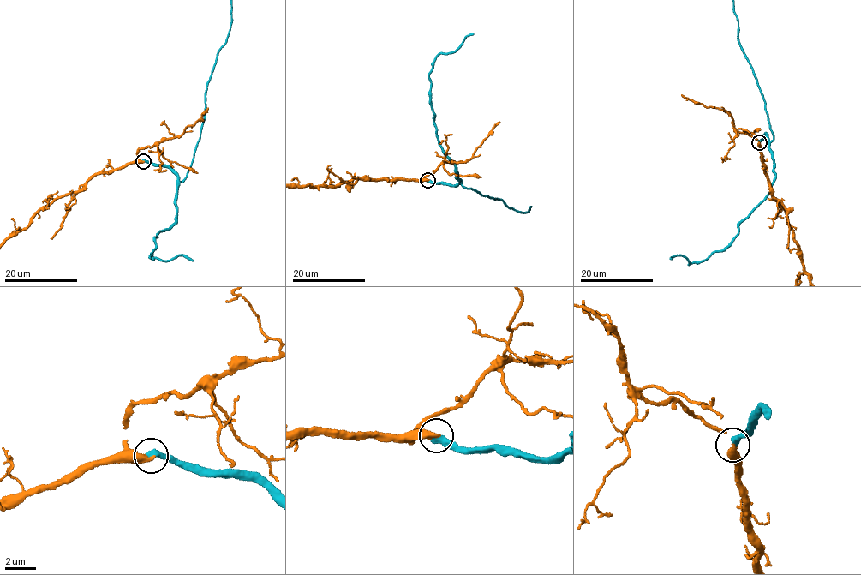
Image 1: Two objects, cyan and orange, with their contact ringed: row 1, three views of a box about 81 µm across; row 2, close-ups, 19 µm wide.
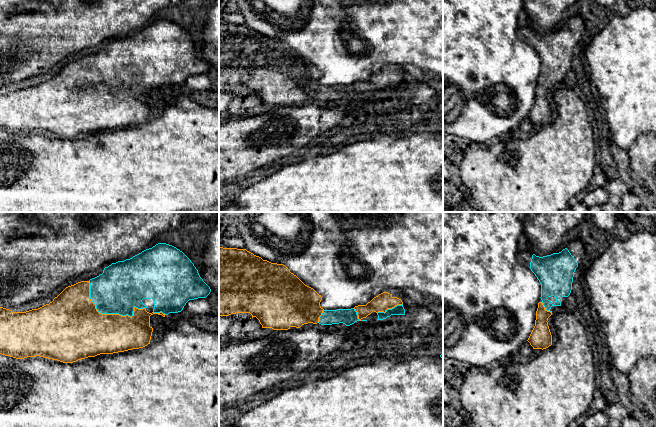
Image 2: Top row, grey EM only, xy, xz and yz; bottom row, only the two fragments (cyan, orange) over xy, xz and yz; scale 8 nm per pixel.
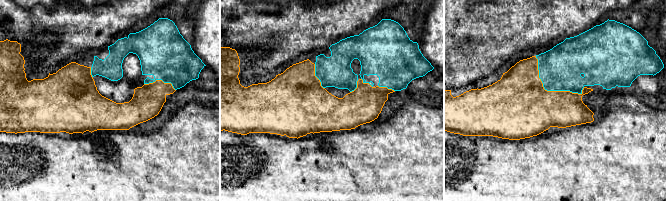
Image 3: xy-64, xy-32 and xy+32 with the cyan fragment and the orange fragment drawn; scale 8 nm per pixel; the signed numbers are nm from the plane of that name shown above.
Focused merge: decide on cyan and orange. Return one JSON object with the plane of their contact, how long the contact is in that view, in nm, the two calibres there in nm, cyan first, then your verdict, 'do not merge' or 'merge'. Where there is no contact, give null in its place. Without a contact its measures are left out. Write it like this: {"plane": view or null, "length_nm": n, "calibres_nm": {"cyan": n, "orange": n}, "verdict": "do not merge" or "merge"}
{"plane": "xy", "length_nm": 500, "calibres_nm": {"cyan": 380, "orange": 400}, "verdict": "merge"}

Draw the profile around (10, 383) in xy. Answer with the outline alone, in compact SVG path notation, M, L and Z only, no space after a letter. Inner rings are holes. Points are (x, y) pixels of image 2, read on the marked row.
M177 314L156 342L139 349L100 354L73 363L40 356L16 359L0 354L0 427L219 427L219 333L200 329Z

